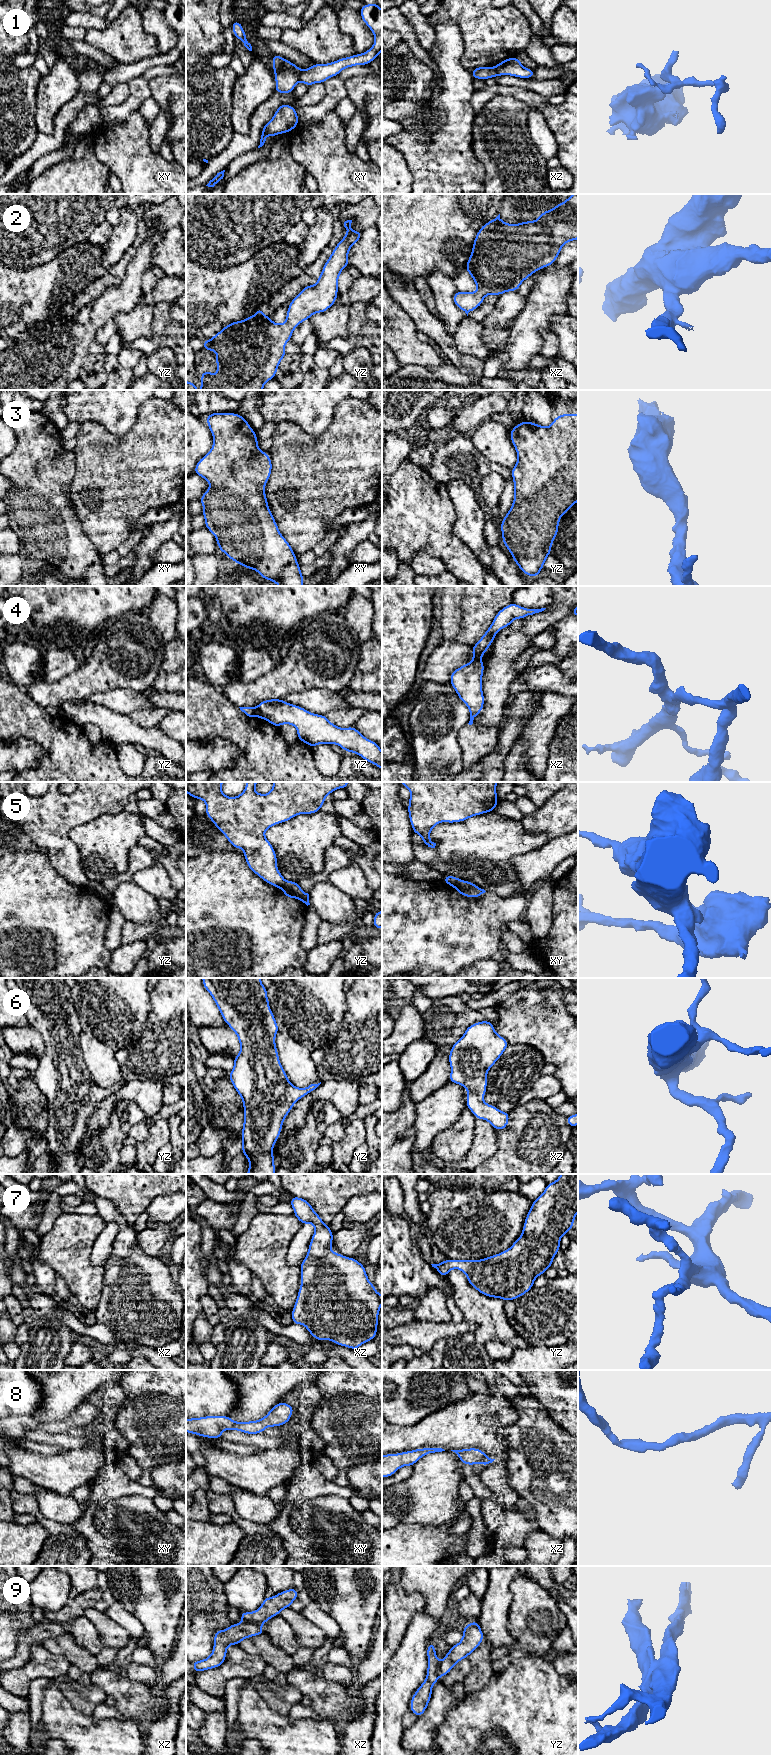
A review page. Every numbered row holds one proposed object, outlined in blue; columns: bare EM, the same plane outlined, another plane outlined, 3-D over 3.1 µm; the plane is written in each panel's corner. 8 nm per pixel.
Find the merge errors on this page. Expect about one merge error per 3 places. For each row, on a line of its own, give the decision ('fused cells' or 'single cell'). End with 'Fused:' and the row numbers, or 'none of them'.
1: fused cells
2: single cell
3: single cell
4: fused cells
5: fused cells
6: single cell
7: single cell
8: single cell
9: fused cells
Fused: 1, 4, 5, 9

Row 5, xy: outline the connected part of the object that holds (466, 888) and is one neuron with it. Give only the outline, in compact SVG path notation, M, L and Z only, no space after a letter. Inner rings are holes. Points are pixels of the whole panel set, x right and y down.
M461 881L454 886L454 888L460 893L462 896L478 898L486 891L474 883L470 881Z

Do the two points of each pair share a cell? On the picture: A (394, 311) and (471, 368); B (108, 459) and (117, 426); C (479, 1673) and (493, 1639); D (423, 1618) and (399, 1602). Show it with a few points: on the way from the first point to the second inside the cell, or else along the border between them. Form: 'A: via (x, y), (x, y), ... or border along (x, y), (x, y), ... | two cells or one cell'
A: border along (401, 308), (411, 319), (417, 330) | two cells
B: border along (95, 421), (119, 436), (123, 436), (135, 423) | two cells
C: via (482, 1665), (482, 1654), (486, 1647) | one cell
D: border along (424, 1607), (413, 1614), (404, 1634) | two cells

